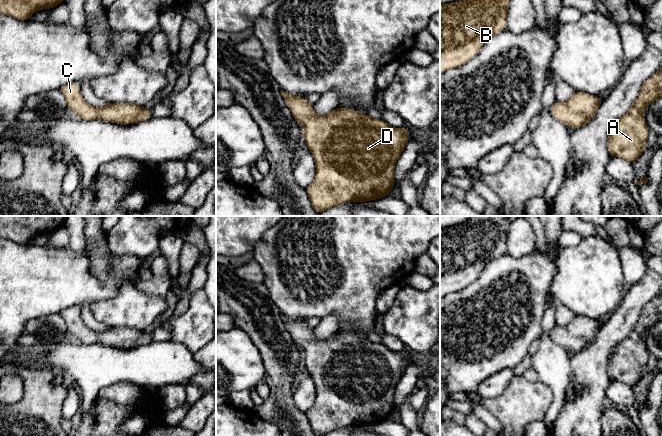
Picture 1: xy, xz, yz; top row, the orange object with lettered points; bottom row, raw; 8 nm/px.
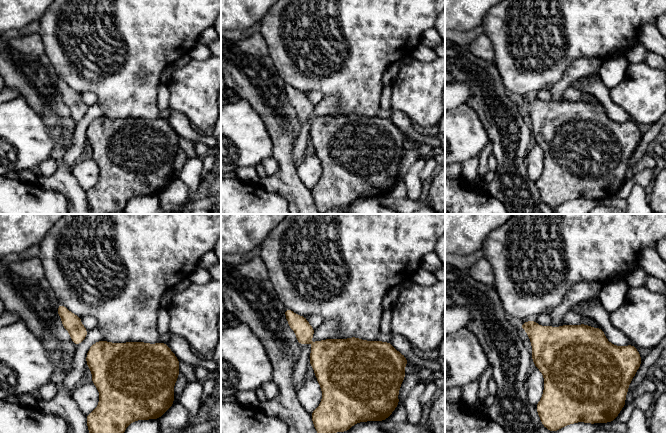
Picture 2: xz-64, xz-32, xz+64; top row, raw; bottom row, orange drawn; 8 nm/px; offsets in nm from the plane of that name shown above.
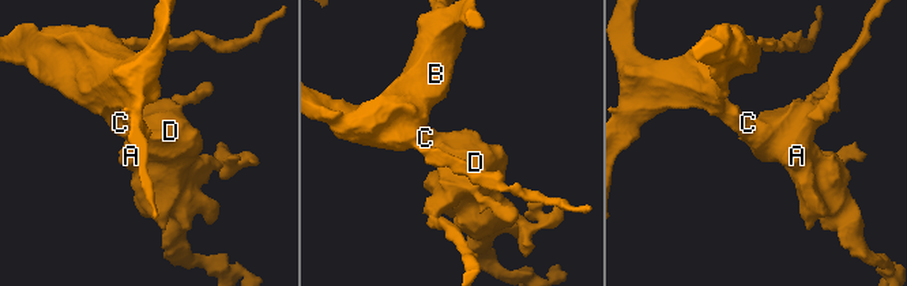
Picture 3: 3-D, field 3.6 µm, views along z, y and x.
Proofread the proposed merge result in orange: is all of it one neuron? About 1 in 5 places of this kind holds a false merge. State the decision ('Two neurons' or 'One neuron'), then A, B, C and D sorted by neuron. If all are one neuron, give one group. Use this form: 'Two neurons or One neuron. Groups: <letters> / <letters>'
One neuron. Groups: A B C D

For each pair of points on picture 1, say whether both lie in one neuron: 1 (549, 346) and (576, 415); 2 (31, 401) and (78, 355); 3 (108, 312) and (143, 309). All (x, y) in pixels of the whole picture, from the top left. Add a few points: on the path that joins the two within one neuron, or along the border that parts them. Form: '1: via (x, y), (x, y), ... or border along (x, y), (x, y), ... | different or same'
1: border along (568, 392), (558, 415) | different
2: border along (42, 366), (50, 369), (55, 374) | different
3: via (117, 312), (134, 309) | same

